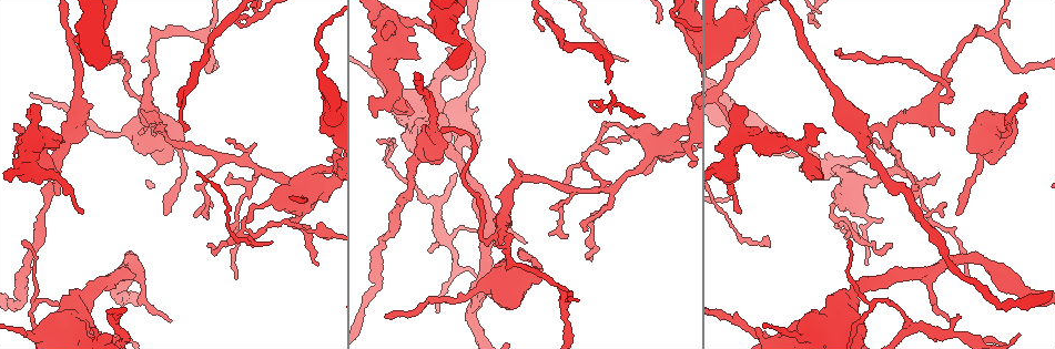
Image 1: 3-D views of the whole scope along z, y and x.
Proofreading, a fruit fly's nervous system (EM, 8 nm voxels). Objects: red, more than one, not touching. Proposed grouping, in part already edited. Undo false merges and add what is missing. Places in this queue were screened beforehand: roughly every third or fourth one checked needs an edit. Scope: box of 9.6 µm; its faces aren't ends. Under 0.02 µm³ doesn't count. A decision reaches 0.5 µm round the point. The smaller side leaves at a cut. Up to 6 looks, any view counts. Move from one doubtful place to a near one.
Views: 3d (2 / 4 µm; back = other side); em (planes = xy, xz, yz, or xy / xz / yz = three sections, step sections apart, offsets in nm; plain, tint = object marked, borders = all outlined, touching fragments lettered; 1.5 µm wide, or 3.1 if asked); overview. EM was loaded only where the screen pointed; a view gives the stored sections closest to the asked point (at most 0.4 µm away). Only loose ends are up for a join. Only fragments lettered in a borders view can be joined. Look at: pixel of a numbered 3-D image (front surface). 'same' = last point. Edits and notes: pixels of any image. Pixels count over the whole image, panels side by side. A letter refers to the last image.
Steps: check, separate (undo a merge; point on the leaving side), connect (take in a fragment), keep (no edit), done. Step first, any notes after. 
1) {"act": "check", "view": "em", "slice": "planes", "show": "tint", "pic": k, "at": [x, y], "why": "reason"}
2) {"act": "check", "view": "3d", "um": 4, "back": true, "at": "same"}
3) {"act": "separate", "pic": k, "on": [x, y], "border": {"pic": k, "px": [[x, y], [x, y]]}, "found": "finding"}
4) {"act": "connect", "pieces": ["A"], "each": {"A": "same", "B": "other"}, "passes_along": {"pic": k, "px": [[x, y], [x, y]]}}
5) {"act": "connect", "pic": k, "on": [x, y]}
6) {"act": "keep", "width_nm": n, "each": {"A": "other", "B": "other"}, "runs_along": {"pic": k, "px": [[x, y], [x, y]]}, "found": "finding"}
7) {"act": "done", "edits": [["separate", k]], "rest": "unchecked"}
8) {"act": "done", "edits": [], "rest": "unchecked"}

{"act": "check", "view": "em", "slice": "xz", "step": 8, "show": "tint", "pic": 1, "at": [864, 263], "why": "an open end"}

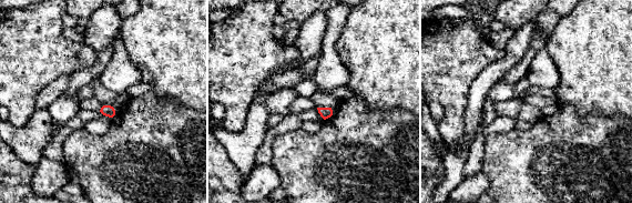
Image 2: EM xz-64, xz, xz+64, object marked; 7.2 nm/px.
{"act": "check", "view": "em", "slice": "yz", "step": 4, "show": "borders", "at": "same", "why": "another direction"}

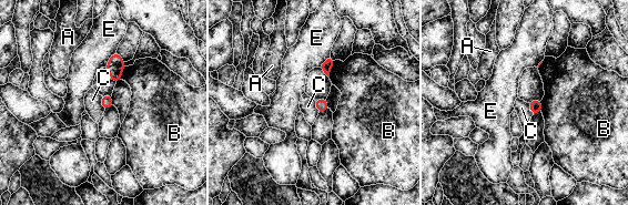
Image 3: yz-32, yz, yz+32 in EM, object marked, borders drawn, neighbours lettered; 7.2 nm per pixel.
{"act": "keep", "width_nm": 90, "each": {"A": "other", "B": "other", "C": "other", "E": "other"}, "found": "none of them fits"}

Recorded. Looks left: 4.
{"act": "check", "view": "em", "slice": "xy", "step": 8, "show": "borders", "pic": 1, "at": [164, 215], "why": "free end"}

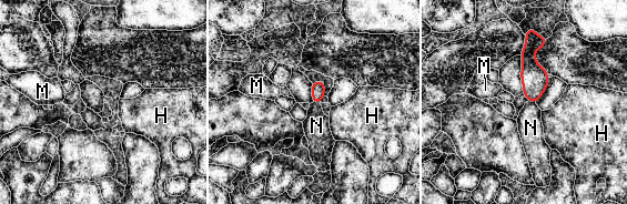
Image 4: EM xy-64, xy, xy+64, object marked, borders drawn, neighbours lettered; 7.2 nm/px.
{"act": "check", "view": "em", "slice": "planes", "show": "borders", "at": "same", "why": "cut it another way"}

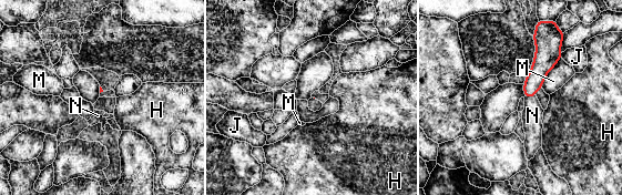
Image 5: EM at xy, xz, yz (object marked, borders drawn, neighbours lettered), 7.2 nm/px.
{"act": "connect", "pieces": ["N"], "each": {"H": "other", "J": "other", "M": "other", "N": "same"}, "passes_along": {"pic": 5, "px": [[542, 64], [530, 96], [532, 115]]}, "found": "it goes on there"}

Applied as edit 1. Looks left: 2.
{"act": "check", "view": "overview", "why": "redraw"}

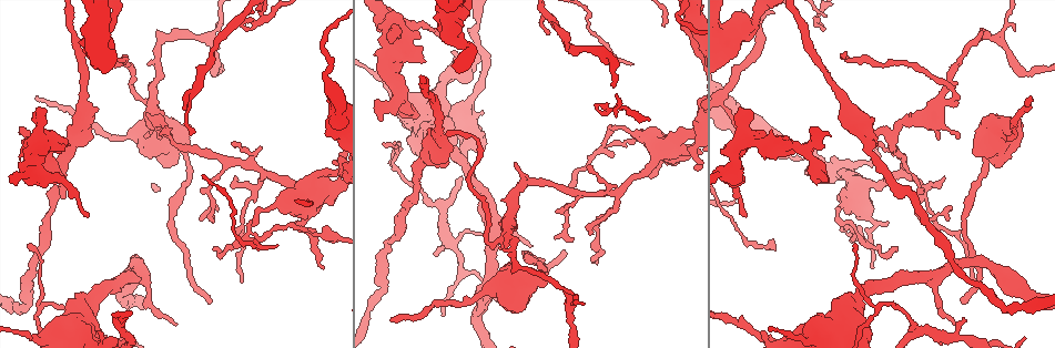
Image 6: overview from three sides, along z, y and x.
{"act": "check", "view": "em", "slice": "planes", "show": "borders", "pic": 6, "at": [514, 163], "why": "thin end"}

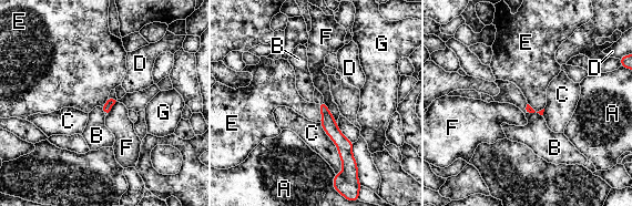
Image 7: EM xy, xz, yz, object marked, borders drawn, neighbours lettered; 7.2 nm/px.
{"act": "keep", "each": {"A": "other", "B": "other", "C": "other", "D": "other", "E": "other", "F": "other", "G": "other"}, "runs_along": {"pic": 7, "px": [[322, 104], [328, 125], [350, 162]]}, "found": "no lettered fragment goes on from it"}

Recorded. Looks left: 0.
{"act": "done", "edits": [["connect", 5]], "rest": "unchecked"}

